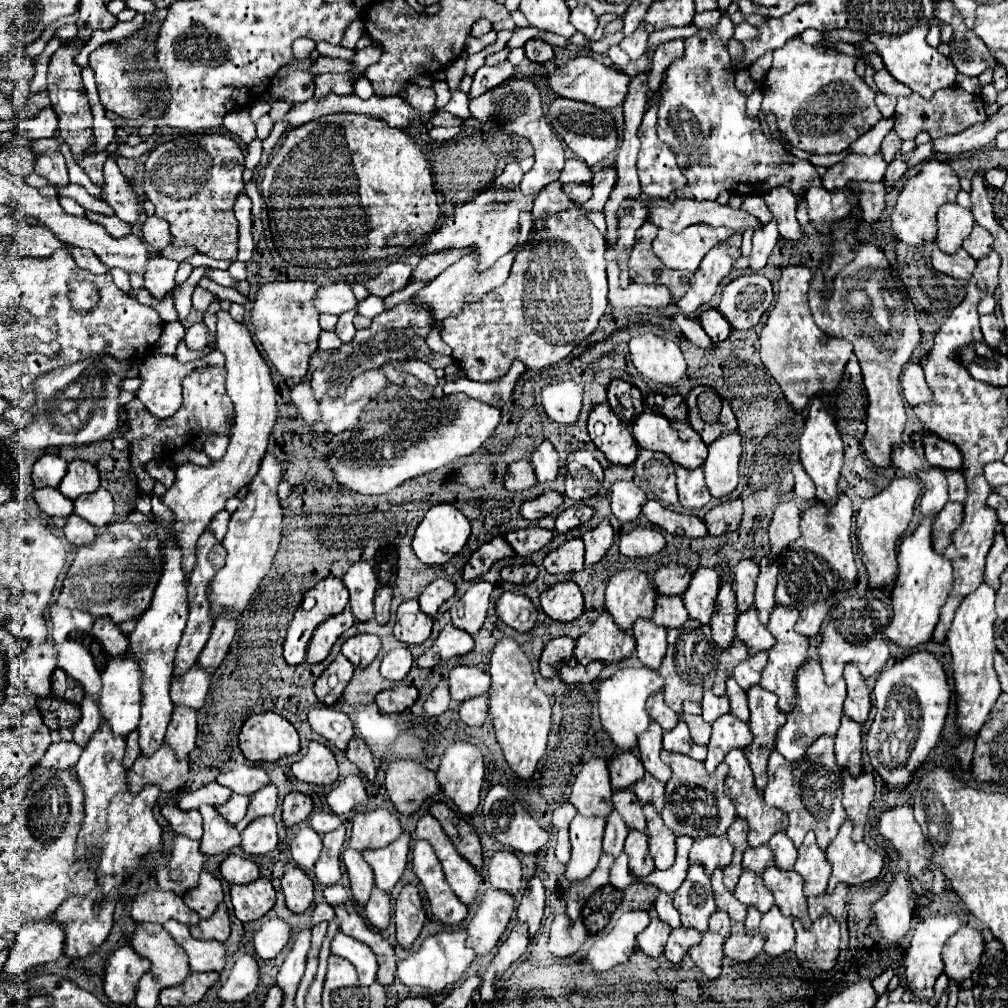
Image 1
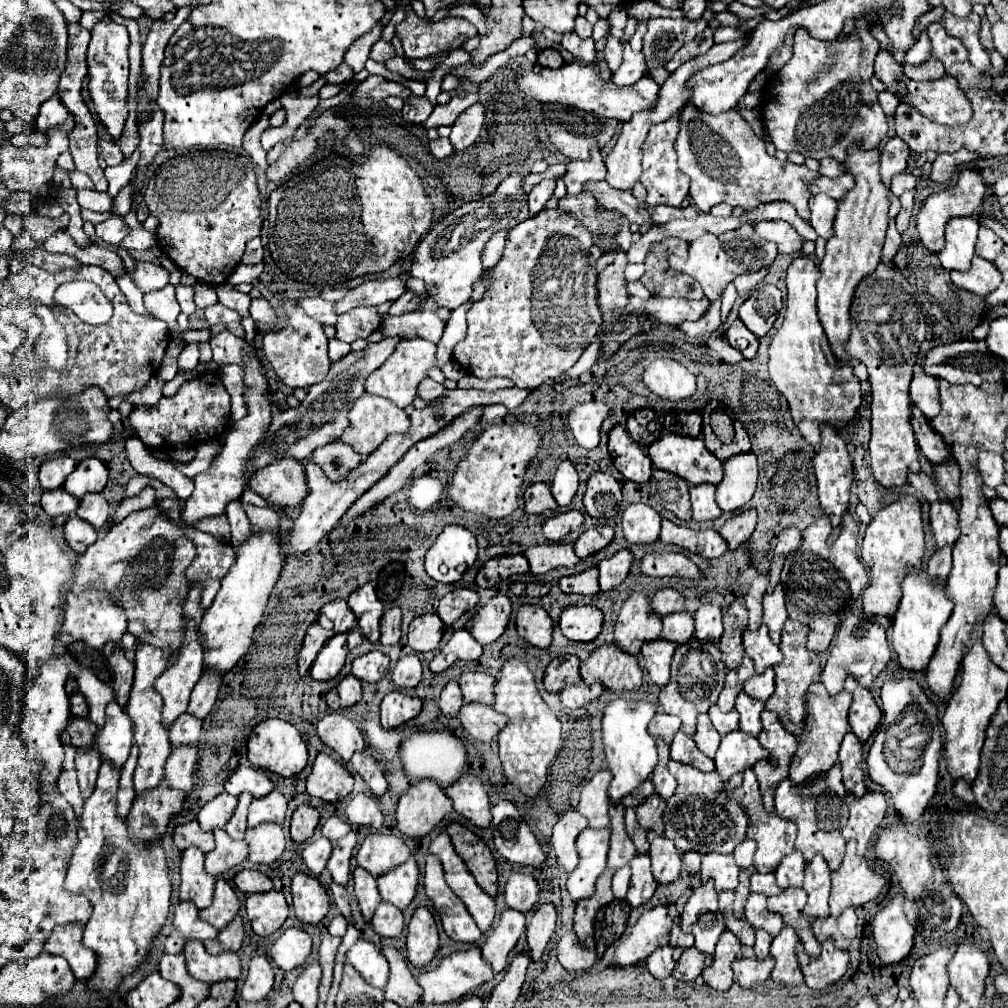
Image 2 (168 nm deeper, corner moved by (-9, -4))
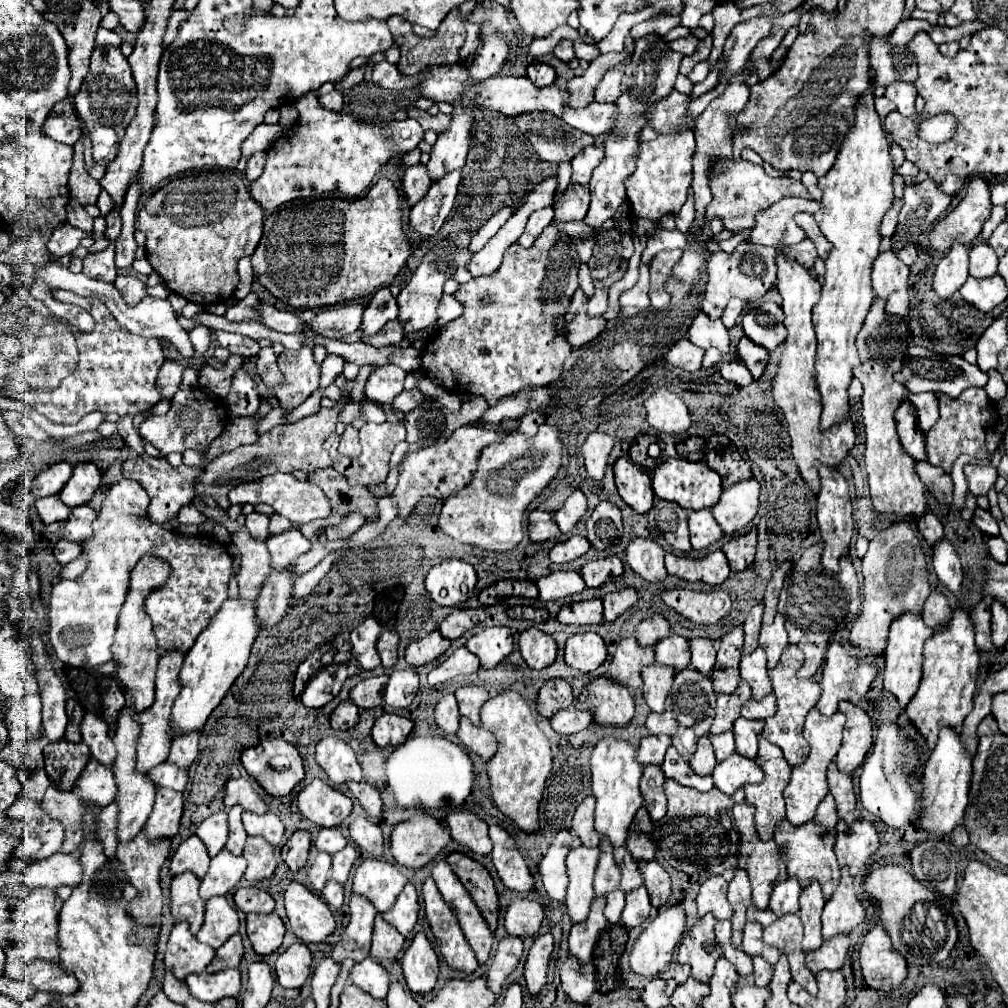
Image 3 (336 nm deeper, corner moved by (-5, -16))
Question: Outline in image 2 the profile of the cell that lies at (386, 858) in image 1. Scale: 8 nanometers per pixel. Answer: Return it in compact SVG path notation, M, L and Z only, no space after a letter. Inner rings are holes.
M409 856L407 862L391 868L389 872L385 872L377 878L379 894L385 902L395 904L397 908L405 910L415 896L417 878L419 878L417 862L415 862L413 856Z

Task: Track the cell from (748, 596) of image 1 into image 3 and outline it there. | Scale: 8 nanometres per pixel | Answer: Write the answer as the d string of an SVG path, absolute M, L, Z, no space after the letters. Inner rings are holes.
M757 604L751 614L747 616L743 630L745 630L745 644L743 644L743 652L753 652L757 648L757 638L759 638L759 630L761 630L761 616L763 616L763 604Z

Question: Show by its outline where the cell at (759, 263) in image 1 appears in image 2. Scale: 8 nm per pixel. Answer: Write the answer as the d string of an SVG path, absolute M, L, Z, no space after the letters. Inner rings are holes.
M761 268L761 270L757 270L757 272L741 274L739 278L735 278L733 282L735 282L735 286L737 286L737 294L739 294L741 298L749 296L749 292L757 288L757 284L767 276L767 272L769 272L769 268Z

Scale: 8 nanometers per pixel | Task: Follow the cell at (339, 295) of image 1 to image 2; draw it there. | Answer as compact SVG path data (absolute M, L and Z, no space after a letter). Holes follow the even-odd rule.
M315 296L315 298L303 298L301 304L303 304L303 310L319 324L331 324L331 326L337 324L335 302L323 300L321 296Z

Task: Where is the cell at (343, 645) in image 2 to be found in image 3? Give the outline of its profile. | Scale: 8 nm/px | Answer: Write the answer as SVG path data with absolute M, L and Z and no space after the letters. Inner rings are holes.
M351 660L351 664L343 664L343 668L327 668L327 672L319 672L311 684L307 684L301 702L307 708L323 708L327 702L331 702L339 692L343 682L349 676L359 674L361 668Z

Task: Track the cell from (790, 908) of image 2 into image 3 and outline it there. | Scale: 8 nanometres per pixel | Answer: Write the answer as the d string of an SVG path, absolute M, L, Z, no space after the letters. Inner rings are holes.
M781 916L775 920L775 924L763 930L765 944L775 946L779 952L783 952L789 958L793 980L801 984L811 996L815 996L817 980L811 972L807 972L805 954L801 950L801 938L803 938L803 926L799 916Z

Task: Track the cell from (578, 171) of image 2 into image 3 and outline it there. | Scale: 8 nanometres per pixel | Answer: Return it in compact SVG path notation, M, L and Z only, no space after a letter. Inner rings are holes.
M587 146L587 148L583 148L583 152L579 152L571 160L571 166L573 166L571 182L575 182L575 184L589 184L591 174L597 168L597 164L601 162L601 158L603 158L603 148L601 146Z

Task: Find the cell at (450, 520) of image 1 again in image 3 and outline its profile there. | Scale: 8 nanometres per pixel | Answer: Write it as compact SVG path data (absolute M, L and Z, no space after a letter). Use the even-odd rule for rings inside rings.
M445 560L433 566L425 578L425 588L431 600L451 608L471 598L475 584L477 584L477 574L473 566L461 560Z

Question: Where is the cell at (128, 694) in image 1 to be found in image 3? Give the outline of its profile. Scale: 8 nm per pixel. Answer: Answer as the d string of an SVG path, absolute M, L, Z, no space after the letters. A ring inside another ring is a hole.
M89 760L75 784L75 794L89 806L109 806L115 800L115 780L111 780L111 766L103 768L103 764Z

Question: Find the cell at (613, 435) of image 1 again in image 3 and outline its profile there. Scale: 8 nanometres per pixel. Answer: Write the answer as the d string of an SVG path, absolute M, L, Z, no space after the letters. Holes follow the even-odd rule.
M619 458L615 464L615 482L619 496L639 514L647 514L653 506L655 492L651 488L651 478L643 468L631 464L629 458Z

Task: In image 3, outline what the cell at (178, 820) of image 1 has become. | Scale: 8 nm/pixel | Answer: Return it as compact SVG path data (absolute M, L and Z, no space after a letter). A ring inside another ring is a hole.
M189 836L181 842L171 858L171 874L177 876L181 872L193 872L197 878L203 878L209 868L209 856L205 844L197 836Z

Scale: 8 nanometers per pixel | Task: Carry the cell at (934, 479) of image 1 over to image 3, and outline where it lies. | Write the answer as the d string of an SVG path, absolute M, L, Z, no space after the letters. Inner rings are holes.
M941 540L933 548L933 568L939 576L939 580L951 592L959 592L961 582L963 582L963 570L961 570L959 556L955 552L955 546L949 540Z

